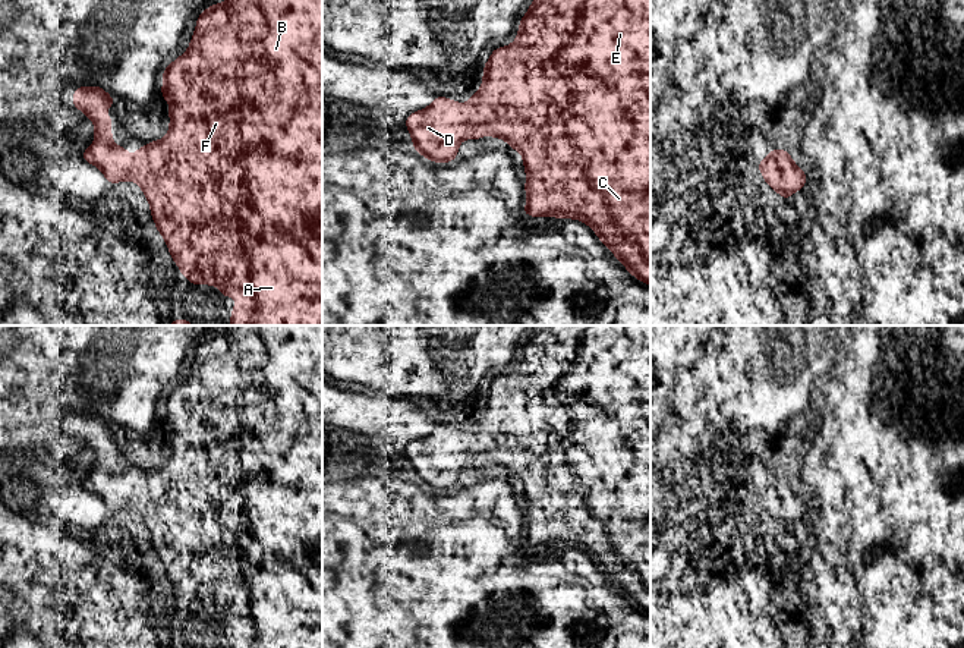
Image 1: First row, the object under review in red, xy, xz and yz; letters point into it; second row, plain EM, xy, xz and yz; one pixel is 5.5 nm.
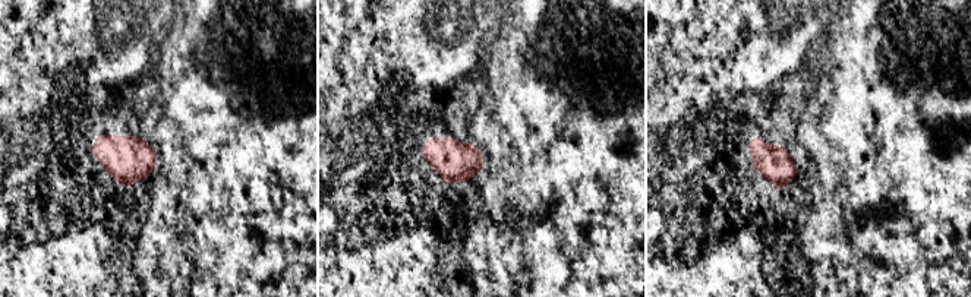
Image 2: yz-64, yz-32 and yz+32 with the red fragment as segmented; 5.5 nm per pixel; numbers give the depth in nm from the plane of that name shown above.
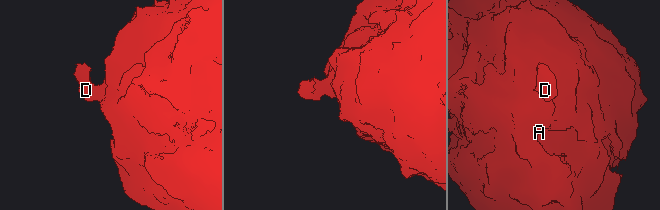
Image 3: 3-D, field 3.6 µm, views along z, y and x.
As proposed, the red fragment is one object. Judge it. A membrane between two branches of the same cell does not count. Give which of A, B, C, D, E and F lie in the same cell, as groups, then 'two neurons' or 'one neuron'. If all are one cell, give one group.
groups A B C D E F; one neuron

